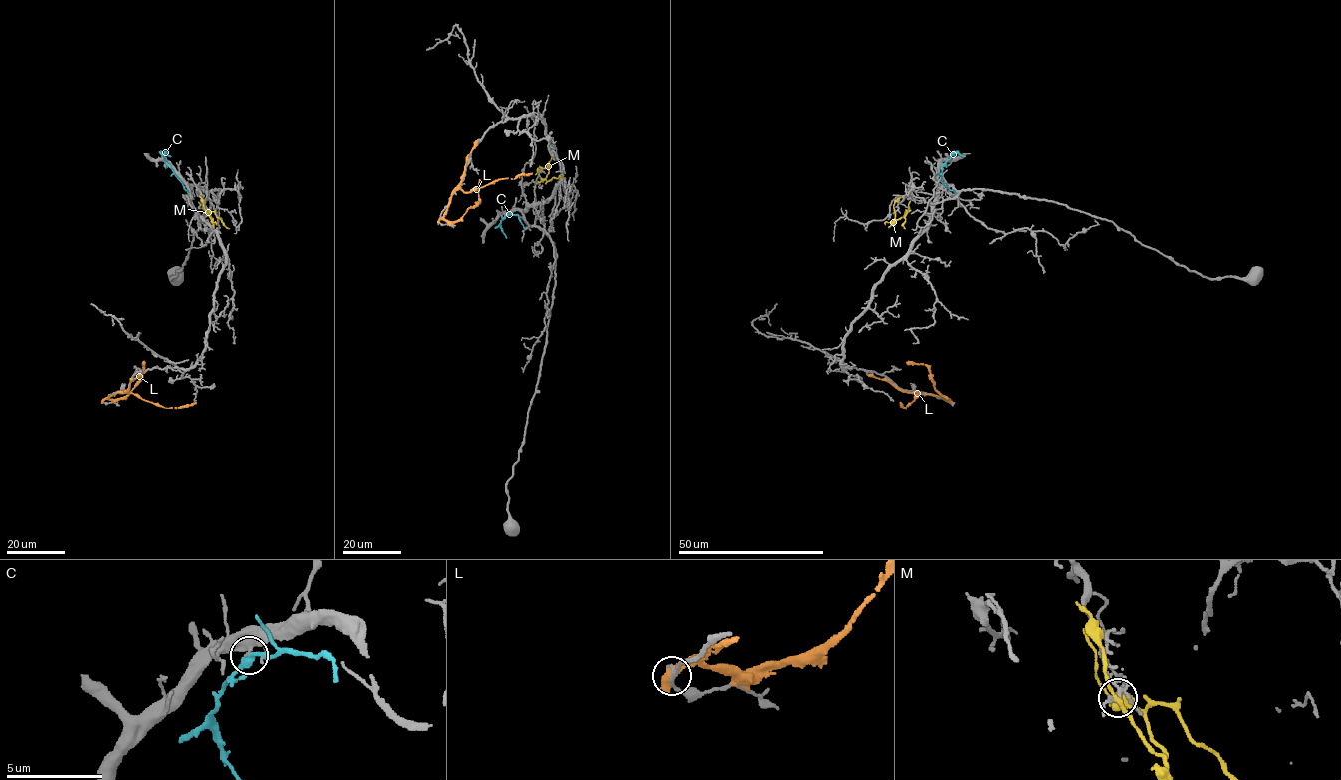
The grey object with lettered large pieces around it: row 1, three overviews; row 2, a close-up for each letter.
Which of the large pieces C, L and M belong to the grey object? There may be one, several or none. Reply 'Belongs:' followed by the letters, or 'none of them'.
Belongs: none of them

